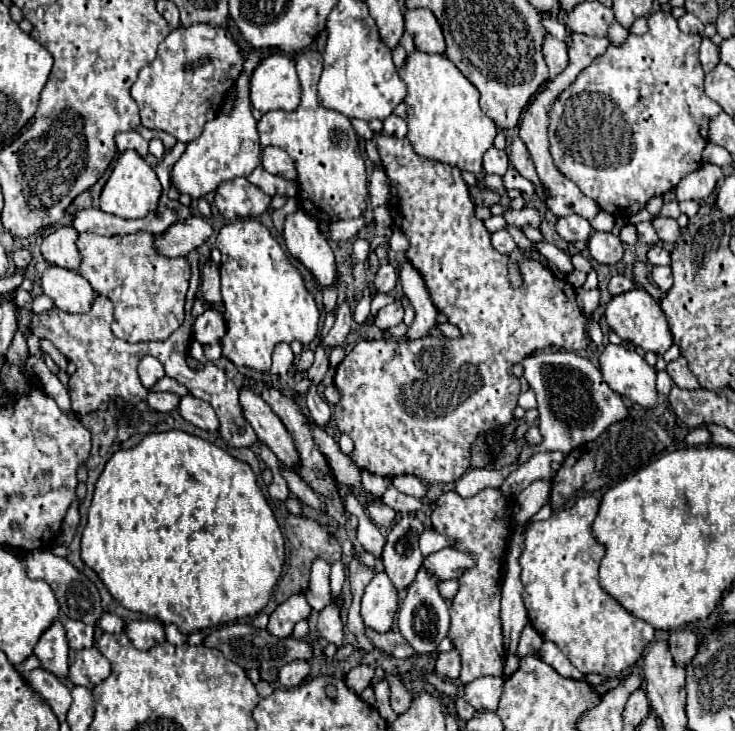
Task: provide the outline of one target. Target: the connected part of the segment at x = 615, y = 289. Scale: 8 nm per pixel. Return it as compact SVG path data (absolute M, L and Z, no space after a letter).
M617 274L617 276L611 278L607 290L609 290L611 296L617 296L617 294L623 294L623 292L629 292L629 290L635 290L635 288L637 288L637 284L635 284L633 278L627 278L623 274Z

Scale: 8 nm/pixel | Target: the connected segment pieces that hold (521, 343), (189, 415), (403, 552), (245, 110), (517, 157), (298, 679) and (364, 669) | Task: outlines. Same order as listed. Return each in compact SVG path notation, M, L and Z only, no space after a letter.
M375 134L373 138L373 144L377 146L379 150L379 156L381 156L381 162L383 162L383 168L385 168L385 174L389 178L389 186L391 186L391 198L397 198L399 200L399 228L403 230L403 234L409 238L409 250L407 250L407 258L409 262L413 262L413 266L419 270L419 274L423 276L425 284L427 284L427 290L433 304L439 312L447 314L449 322L459 326L461 330L461 338L459 340L449 340L449 338L421 338L421 340L411 340L411 342L398 342L394 339L381 339L381 340L359 340L351 354L345 356L345 360L337 366L335 370L335 386L337 390L341 392L341 400L339 404L335 404L335 424L339 428L339 432L345 432L351 436L351 440L355 442L355 450L351 454L353 462L361 468L361 470L367 470L371 474L377 474L377 476L387 476L387 478L393 478L393 476L399 476L399 474L413 474L417 478L421 478L423 482L427 482L429 486L431 484L437 484L437 482L455 482L459 480L467 468L469 468L469 448L471 444L475 442L475 438L481 434L481 432L487 432L491 428L497 428L497 426L505 426L513 420L513 408L517 406L517 396L519 396L519 380L517 376L511 372L511 366L519 360L523 360L525 356L533 354L535 350L543 350L547 346L553 346L553 348L561 348L561 350L585 350L587 344L589 344L589 338L587 338L587 332L585 332L585 316L577 304L577 298L575 298L575 288L569 284L569 282L563 282L559 280L557 276L553 276L553 272L549 268L545 268L539 260L523 260L519 264L519 272L523 276L523 284L519 288L513 288L509 284L509 256L505 254L499 254L497 250L493 250L491 246L491 240L489 240L489 232L485 230L483 222L477 220L473 216L473 202L471 202L471 196L469 196L469 188L467 184L463 182L461 178L461 170L455 168L455 166L449 166L449 164L441 164L437 160L431 160L431 158L423 158L419 156L411 142L407 138L401 138L397 140L395 136L383 136L383 134Z
M191 394L181 398L181 402L179 402L179 414L187 422L191 422L193 426L197 426L201 430L215 432L219 428L219 420L215 416L215 410L207 402L203 402L203 400L199 400L199 398L191 396Z
M413 514L401 516L401 520L397 520L389 530L381 558L385 562L385 574L397 592L407 590L423 564L423 556L417 544L421 532L423 524Z
M251 52L247 62L243 64L245 72L237 80L237 98L235 106L229 114L219 114L215 120L207 122L201 136L195 138L193 142L187 144L185 154L175 162L171 170L171 184L173 188L179 190L179 194L187 194L191 198L201 198L213 190L217 190L219 184L239 178L239 176L249 176L261 162L261 146L259 146L259 136L255 128L255 118L251 116L251 102L249 102L249 76L253 68L259 64L263 56L271 54L269 52Z
M519 136L513 138L513 142L509 144L509 160L511 160L513 168L515 168L523 178L535 182L535 186L537 186L537 196L539 196L539 198L545 198L543 188L541 188L539 178L537 178L537 172L535 172L535 168L533 168L533 158L529 156L529 150L525 148L525 144L523 144L523 140L521 140Z
M293 662L293 664L287 664L279 670L279 682L285 688L295 688L307 678L307 674L309 674L307 662Z
M357 666L353 668L347 676L345 676L345 686L349 690L353 690L355 694L361 694L369 684L371 684L371 678L373 678L373 668L371 666Z

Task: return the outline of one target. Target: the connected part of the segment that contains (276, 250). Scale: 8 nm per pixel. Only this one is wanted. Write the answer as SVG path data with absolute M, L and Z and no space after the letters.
M255 218L235 220L225 224L217 236L217 248L223 254L221 260L221 294L225 304L225 320L227 334L223 340L223 356L231 360L235 366L247 366L259 372L267 372L271 366L273 348L279 342L291 344L299 340L303 346L319 334L319 308L313 294L307 290L301 272L289 262L285 250L277 242L277 238Z

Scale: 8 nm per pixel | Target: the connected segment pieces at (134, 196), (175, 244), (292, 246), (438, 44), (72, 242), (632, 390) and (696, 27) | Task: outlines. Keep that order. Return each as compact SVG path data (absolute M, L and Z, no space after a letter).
M127 150L119 156L113 168L113 174L109 176L101 192L101 210L121 216L121 218L145 218L153 208L157 208L159 196L161 196L161 184L153 168L137 152Z
M191 216L175 222L163 234L157 236L157 250L169 258L185 256L199 248L213 234L213 226L203 216Z
M295 210L285 218L283 236L289 252L299 258L317 278L321 288L335 280L335 256L327 238L319 232L319 224L305 210Z
M427 8L405 10L405 30L413 36L415 48L421 52L445 52L445 40L435 14Z
M63 226L51 232L41 242L41 254L49 264L57 264L67 270L79 270L81 252L77 248L79 232L73 226Z
M607 344L599 354L599 366L611 390L639 406L655 406L655 368L651 368L641 354L617 344Z
M685 14L679 18L679 30L683 34L703 34L703 24L701 20L697 20L693 14Z

